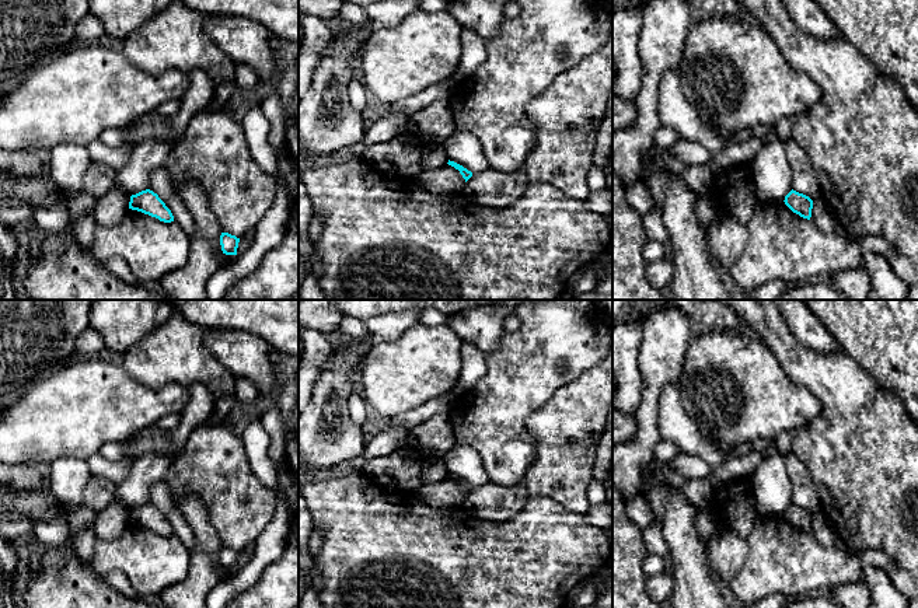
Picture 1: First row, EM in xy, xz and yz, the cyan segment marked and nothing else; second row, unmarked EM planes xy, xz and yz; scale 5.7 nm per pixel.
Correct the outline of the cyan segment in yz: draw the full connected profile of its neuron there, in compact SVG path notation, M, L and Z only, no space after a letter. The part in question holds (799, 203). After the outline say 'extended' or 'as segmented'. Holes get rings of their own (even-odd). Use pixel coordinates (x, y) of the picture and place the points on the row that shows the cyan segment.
M792 189L785 196L783 202L793 213L799 214L803 219L810 220L811 209L813 209L813 200L809 196L799 193L799 192Z; as segmented

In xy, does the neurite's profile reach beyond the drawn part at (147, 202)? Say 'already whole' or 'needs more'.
already whole

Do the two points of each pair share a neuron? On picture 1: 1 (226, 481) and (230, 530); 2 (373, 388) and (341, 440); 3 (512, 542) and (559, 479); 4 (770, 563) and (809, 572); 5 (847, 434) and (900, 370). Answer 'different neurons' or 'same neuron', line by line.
1: same neuron
2: different neurons
3: different neurons
4: same neuron
5: different neurons

